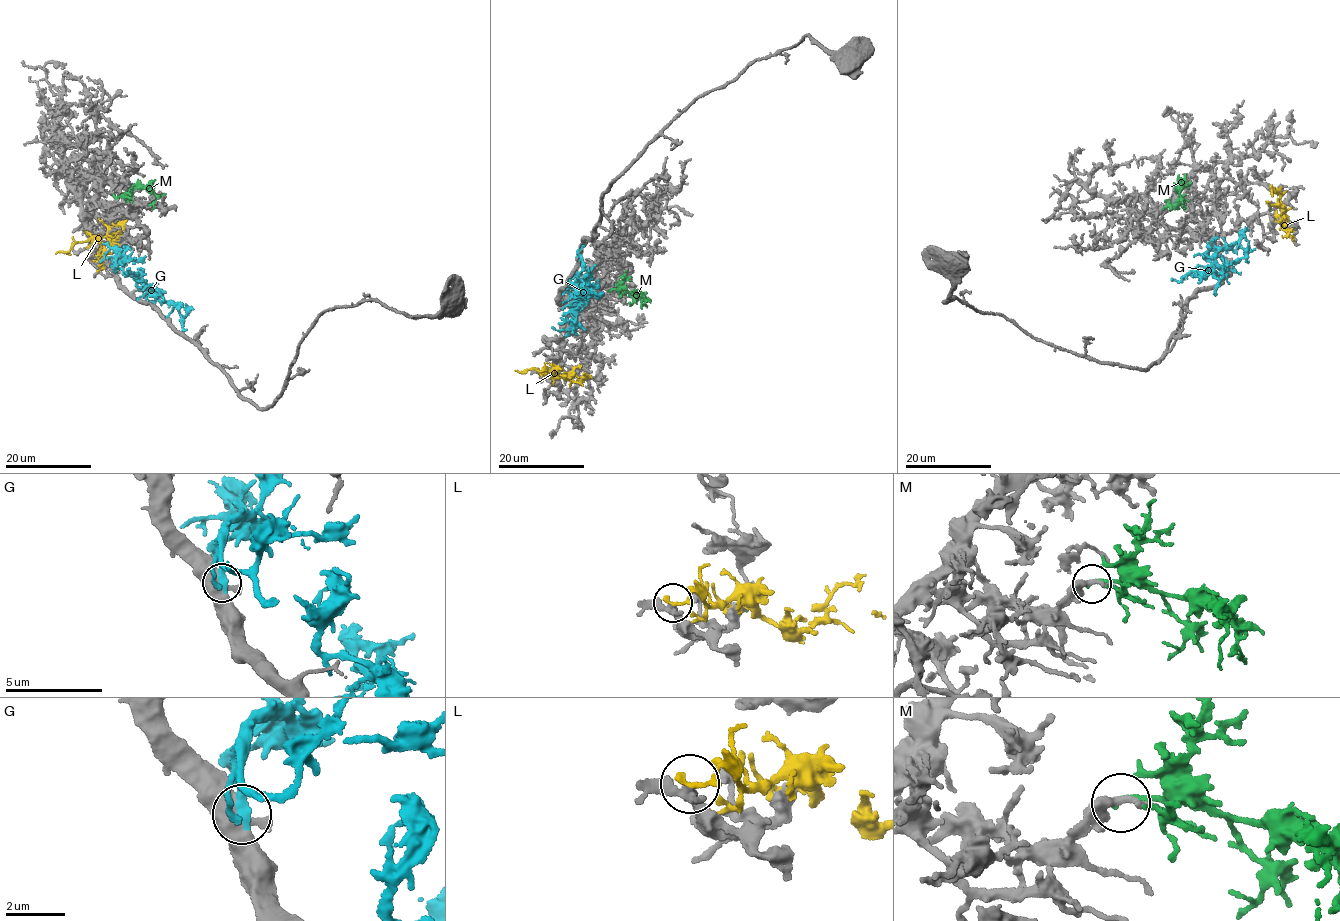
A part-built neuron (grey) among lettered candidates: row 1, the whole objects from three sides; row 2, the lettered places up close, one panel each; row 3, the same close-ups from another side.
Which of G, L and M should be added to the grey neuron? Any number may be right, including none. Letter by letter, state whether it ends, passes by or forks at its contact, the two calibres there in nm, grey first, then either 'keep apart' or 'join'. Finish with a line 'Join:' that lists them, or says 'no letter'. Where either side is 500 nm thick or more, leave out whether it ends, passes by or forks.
G: 500/340 nm | join
L: it ends | 200/190 nm | keep apart
M: it passes by | 300/140 nm | keep apart
Join: G

